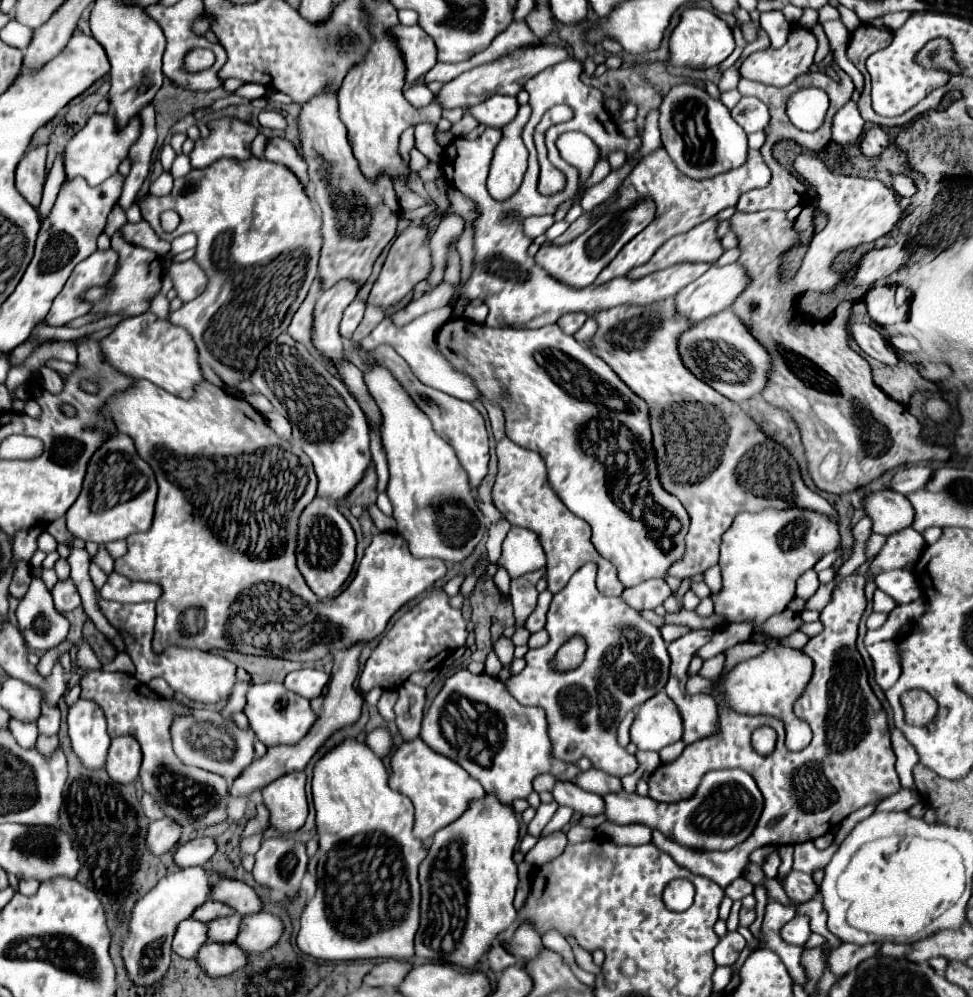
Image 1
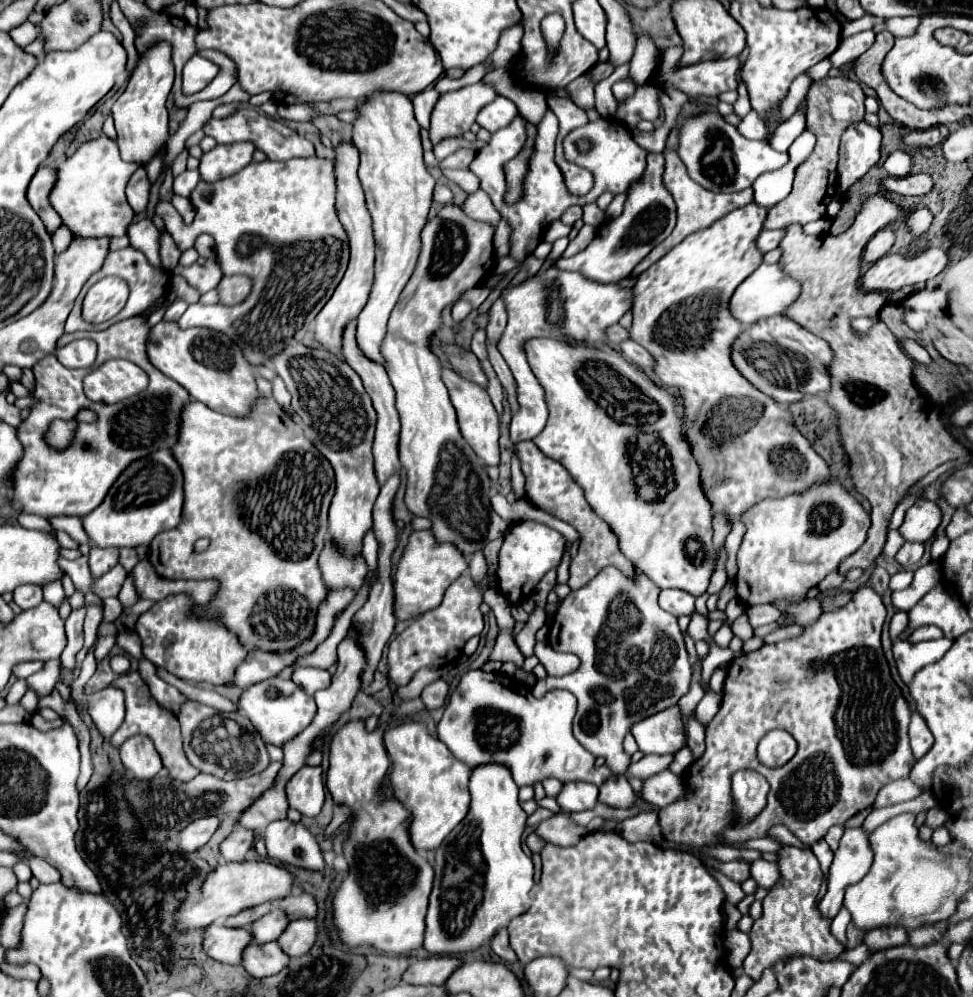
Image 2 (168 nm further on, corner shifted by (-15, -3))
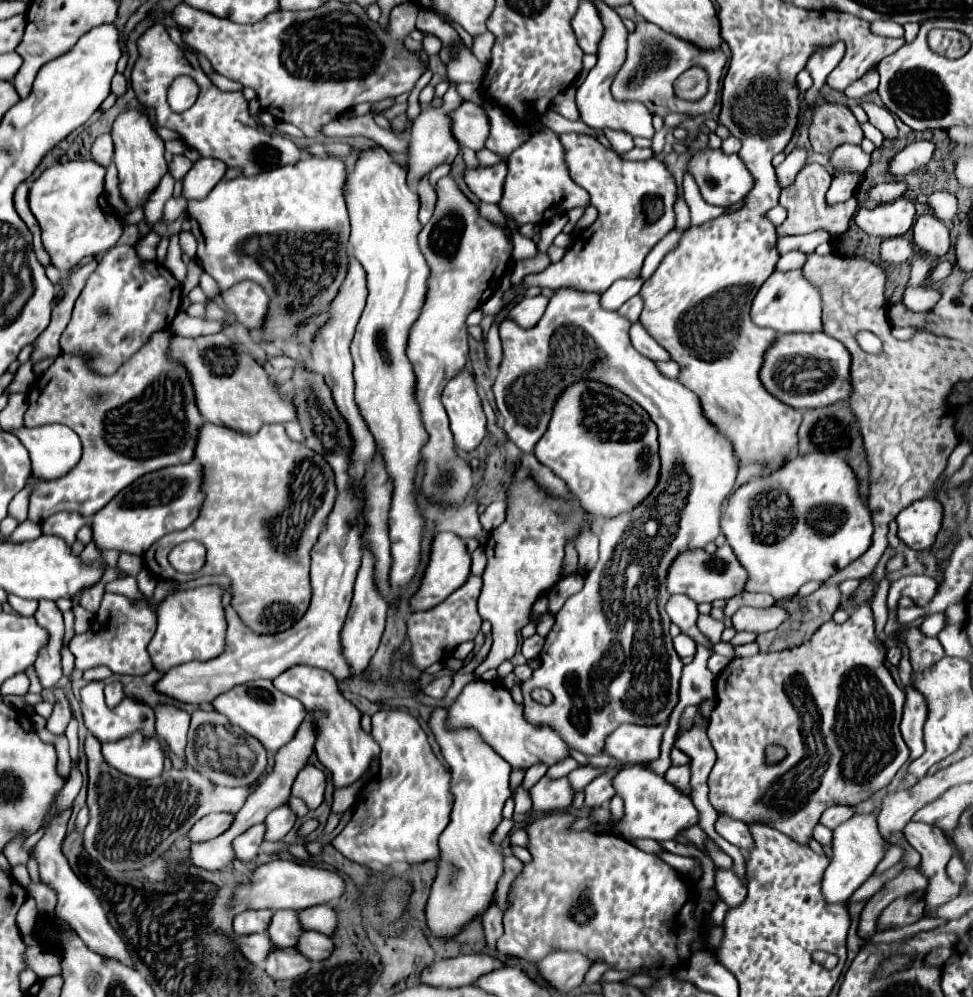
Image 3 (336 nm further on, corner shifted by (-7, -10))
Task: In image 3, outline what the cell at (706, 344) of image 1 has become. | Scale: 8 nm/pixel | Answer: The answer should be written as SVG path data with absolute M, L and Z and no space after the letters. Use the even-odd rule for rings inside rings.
M778 334L772 348L764 352L760 382L780 402L792 408L820 408L850 396L850 354L826 334Z

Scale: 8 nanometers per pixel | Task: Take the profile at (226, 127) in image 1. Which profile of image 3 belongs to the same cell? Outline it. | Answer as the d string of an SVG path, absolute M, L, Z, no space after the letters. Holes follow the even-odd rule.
M200 158L184 178L182 194L188 200L202 200L224 178L228 166L216 158Z

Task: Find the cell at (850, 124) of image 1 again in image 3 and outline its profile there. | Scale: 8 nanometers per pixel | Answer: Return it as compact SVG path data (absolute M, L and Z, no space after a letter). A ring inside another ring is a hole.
M842 144L832 152L830 164L834 168L834 174L852 172L852 174L862 176L866 172L866 168L870 166L870 154L866 154L856 144Z

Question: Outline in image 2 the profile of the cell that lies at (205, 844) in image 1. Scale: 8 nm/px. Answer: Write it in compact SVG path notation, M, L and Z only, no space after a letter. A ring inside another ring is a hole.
M244 827L234 829L224 839L224 843L220 845L222 857L228 859L228 861L246 861L248 851L252 849L254 837L256 837L256 831L250 831L250 829L244 829Z

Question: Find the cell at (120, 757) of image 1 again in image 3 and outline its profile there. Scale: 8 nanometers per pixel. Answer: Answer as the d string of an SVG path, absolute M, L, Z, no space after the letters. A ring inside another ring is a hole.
M140 732L118 742L102 744L102 754L112 768L130 774L136 780L156 778L164 768L164 754L158 740L146 738Z

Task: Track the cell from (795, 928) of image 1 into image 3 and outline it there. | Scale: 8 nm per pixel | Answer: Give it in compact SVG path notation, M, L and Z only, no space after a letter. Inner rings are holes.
M856 814L834 830L832 840L832 858L822 878L822 894L824 900L836 904L848 900L854 890L858 890L864 880L876 870L878 862L884 858L884 840L878 834L876 816L872 814Z

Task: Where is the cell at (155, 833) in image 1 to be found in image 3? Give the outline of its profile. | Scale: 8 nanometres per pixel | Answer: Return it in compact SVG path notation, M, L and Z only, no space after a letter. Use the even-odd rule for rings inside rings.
M208 814L192 826L188 838L190 842L204 842L220 836L224 830L228 830L230 824L232 824L232 814Z

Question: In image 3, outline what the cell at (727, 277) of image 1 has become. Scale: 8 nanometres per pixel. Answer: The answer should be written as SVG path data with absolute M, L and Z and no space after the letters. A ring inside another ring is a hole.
M800 270L790 272L772 272L770 278L760 286L756 298L750 306L750 318L756 326L772 328L780 334L788 332L816 332L822 328L820 322L820 294L818 290L802 276Z

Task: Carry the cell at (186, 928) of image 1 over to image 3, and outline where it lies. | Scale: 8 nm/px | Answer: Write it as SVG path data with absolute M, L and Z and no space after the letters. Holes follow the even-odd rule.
M248 934L248 936L238 936L236 938L238 950L240 954L244 954L244 958L254 964L254 966L262 966L266 954L274 948L270 938L266 934Z

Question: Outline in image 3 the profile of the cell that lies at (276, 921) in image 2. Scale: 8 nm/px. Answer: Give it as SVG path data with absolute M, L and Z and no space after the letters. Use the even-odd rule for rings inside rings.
M278 910L274 912L266 934L272 938L272 944L276 948L286 948L294 946L298 942L302 928L298 922L298 912L296 910Z

